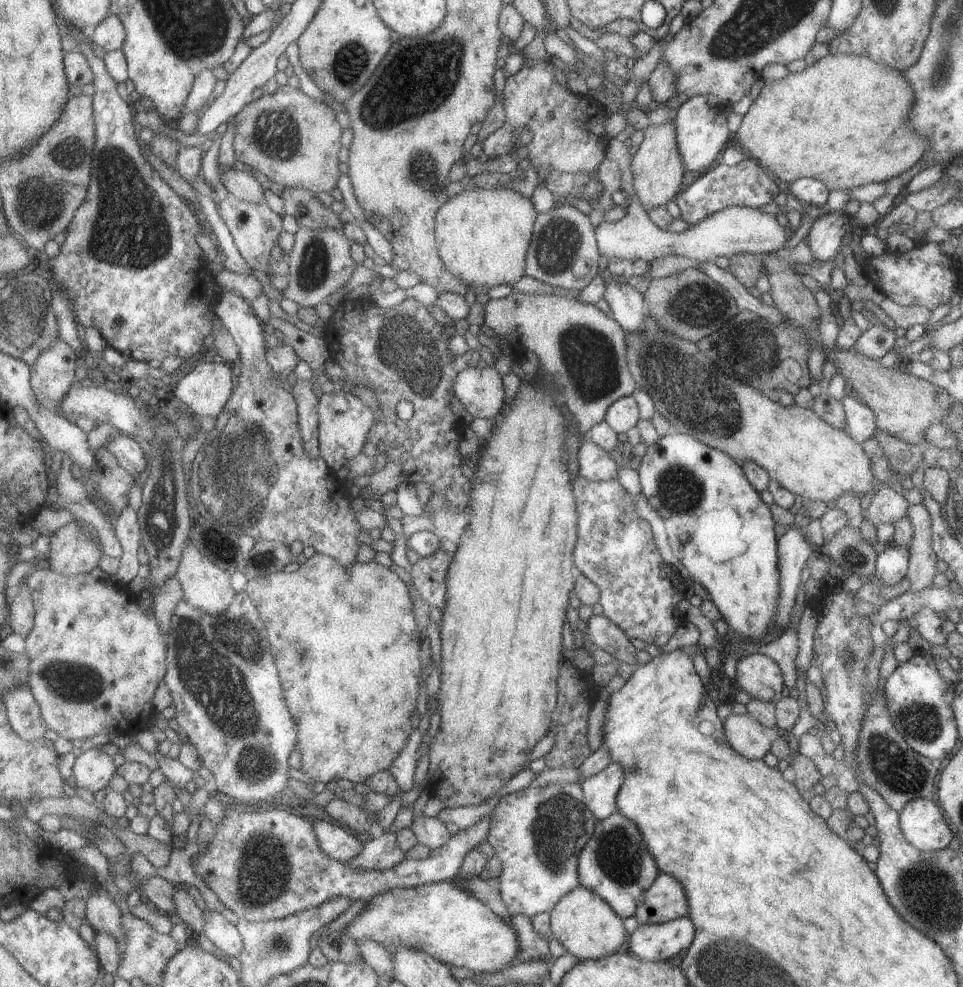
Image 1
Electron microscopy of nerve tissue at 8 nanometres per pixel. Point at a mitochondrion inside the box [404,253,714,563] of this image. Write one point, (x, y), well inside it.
(592, 359)

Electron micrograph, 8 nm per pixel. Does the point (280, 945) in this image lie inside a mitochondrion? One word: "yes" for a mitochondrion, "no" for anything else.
yes

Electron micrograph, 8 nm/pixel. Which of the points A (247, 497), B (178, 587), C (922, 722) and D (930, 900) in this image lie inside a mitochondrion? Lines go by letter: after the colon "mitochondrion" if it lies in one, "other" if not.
A: mitochondrion
B: other
C: mitochondrion
D: mitochondrion

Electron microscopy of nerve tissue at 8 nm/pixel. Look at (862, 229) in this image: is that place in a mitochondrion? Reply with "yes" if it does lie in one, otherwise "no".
no

